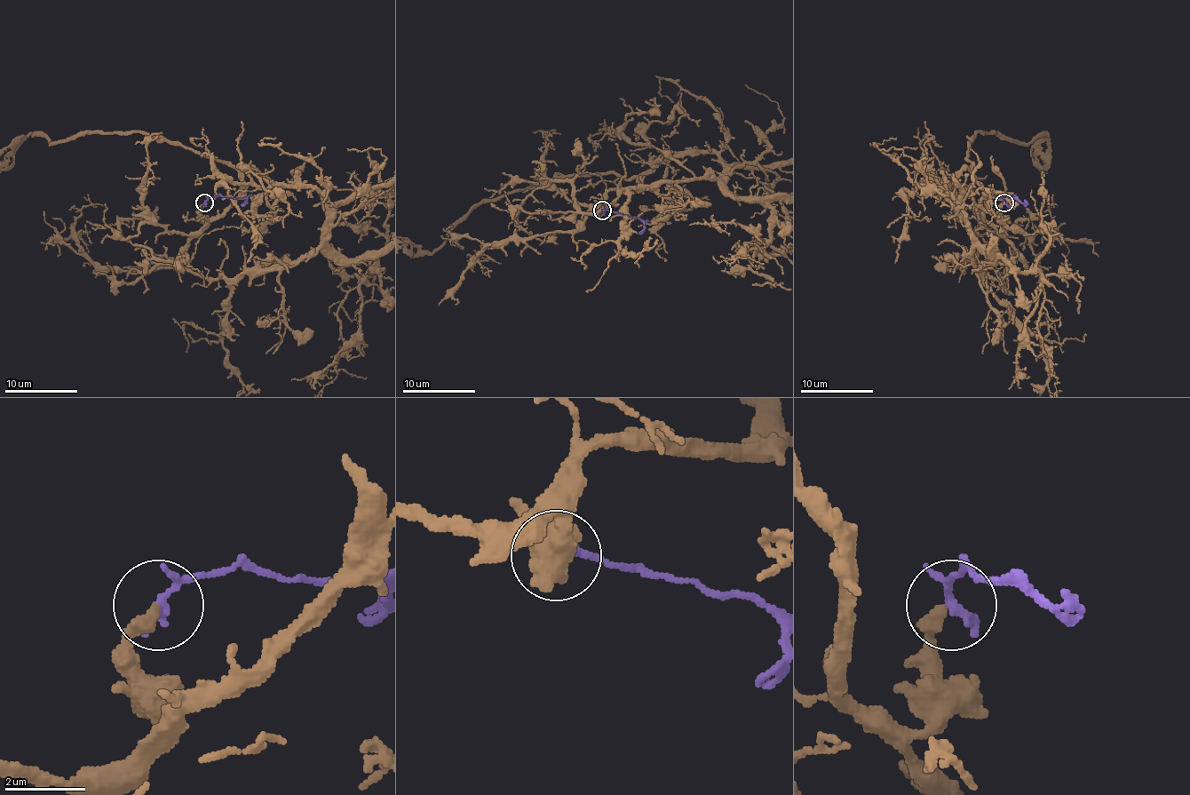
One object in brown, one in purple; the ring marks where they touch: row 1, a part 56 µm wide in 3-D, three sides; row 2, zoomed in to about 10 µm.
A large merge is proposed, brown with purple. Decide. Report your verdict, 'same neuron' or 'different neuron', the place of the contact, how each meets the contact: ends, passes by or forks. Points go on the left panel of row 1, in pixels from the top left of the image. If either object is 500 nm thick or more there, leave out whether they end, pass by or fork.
same neuron | (204, 202) | brown ends | purple forks

